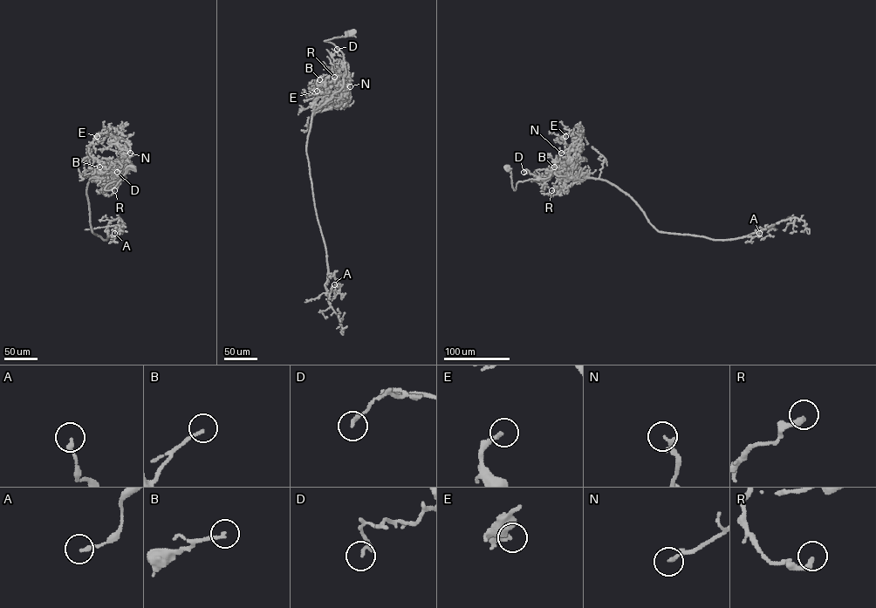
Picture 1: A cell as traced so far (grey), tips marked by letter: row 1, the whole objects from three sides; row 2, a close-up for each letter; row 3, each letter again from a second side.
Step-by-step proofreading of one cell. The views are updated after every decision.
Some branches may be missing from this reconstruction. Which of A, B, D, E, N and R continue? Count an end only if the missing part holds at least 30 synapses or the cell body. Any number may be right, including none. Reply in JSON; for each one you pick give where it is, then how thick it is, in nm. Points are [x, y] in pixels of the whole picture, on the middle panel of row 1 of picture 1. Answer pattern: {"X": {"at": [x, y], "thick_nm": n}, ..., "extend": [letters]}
{"extend": []}

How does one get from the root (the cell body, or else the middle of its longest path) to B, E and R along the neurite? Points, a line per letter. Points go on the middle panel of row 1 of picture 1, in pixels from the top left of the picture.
B: (352, 32), (325, 41), (332, 44), (343, 55), (345, 74), (342, 80), (323, 87), (317, 83), (319, 79)
E: (352, 32), (325, 41), (342, 53), (345, 74), (339, 82), (316, 86), (310, 93), (317, 91)
R: (352, 32), (325, 41), (341, 51), (345, 71), (343, 86), (336, 92), (328, 91), (326, 85), (334, 77)

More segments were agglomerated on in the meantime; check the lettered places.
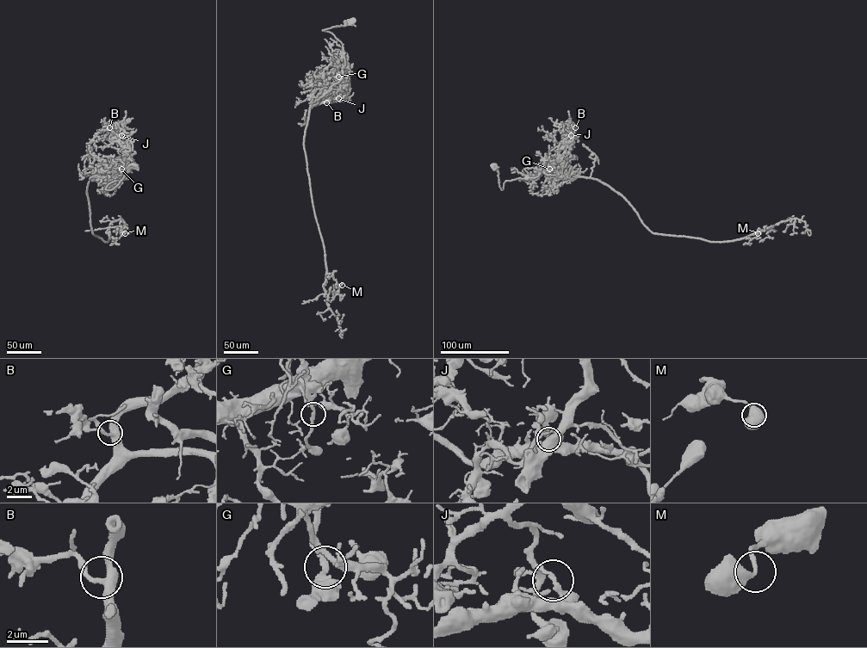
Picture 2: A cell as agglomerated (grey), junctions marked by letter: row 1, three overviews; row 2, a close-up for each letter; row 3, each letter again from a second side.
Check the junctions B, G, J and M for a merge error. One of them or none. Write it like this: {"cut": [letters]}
{"cut": ["J"]}

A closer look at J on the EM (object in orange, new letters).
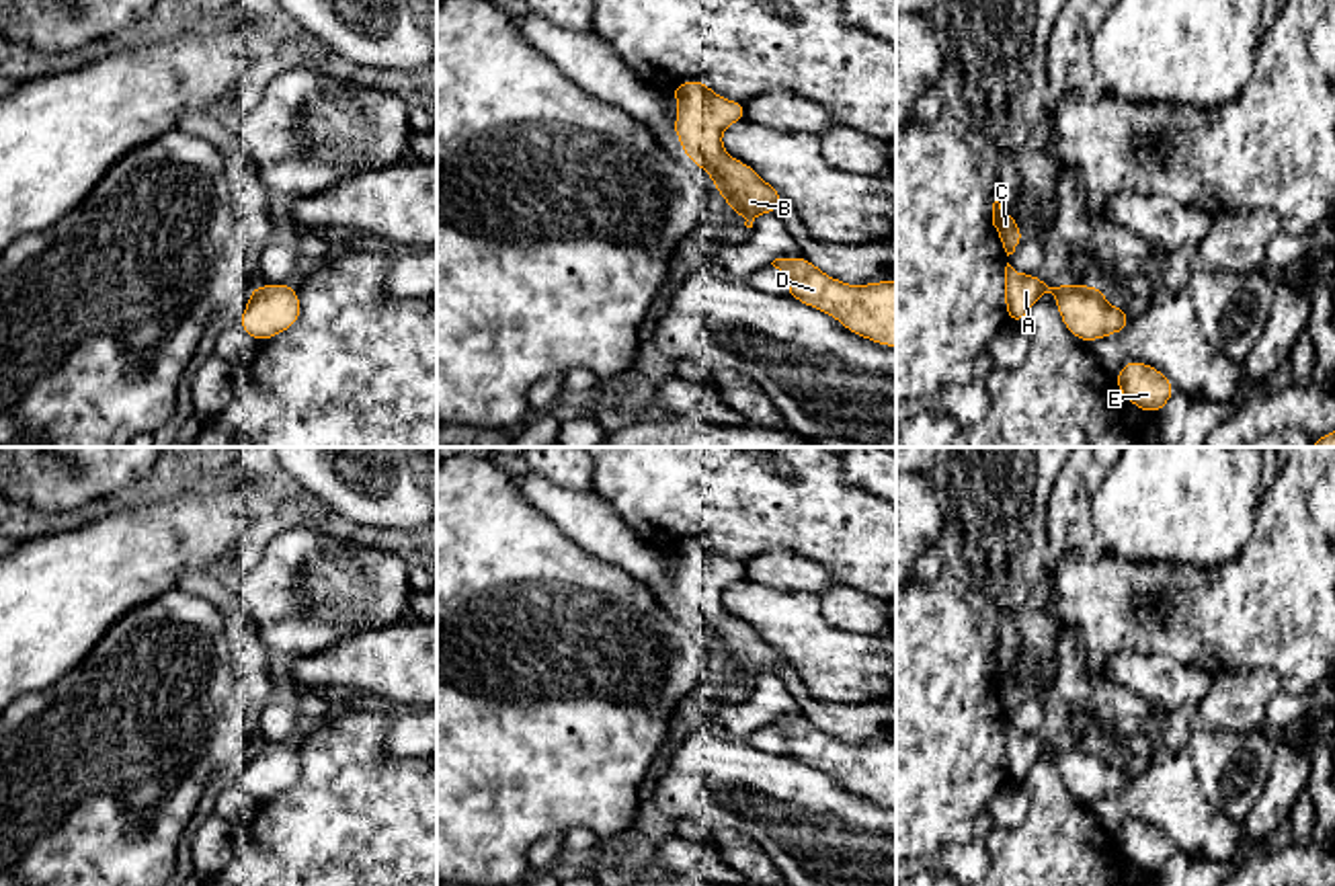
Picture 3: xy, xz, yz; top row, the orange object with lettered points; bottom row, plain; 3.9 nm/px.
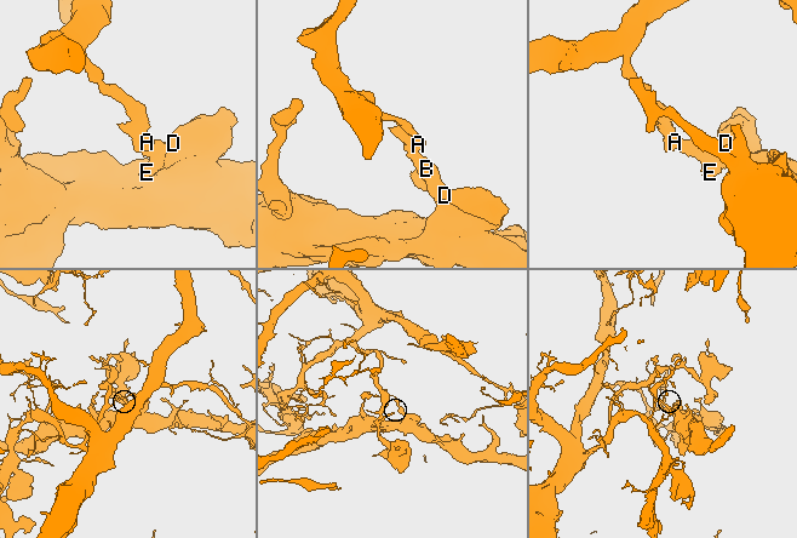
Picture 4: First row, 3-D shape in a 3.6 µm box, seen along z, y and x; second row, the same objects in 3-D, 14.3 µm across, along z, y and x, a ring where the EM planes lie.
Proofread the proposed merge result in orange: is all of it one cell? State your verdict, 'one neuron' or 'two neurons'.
two neurons

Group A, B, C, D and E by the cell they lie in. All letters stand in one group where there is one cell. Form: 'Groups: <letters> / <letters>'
Groups: A B D E / C

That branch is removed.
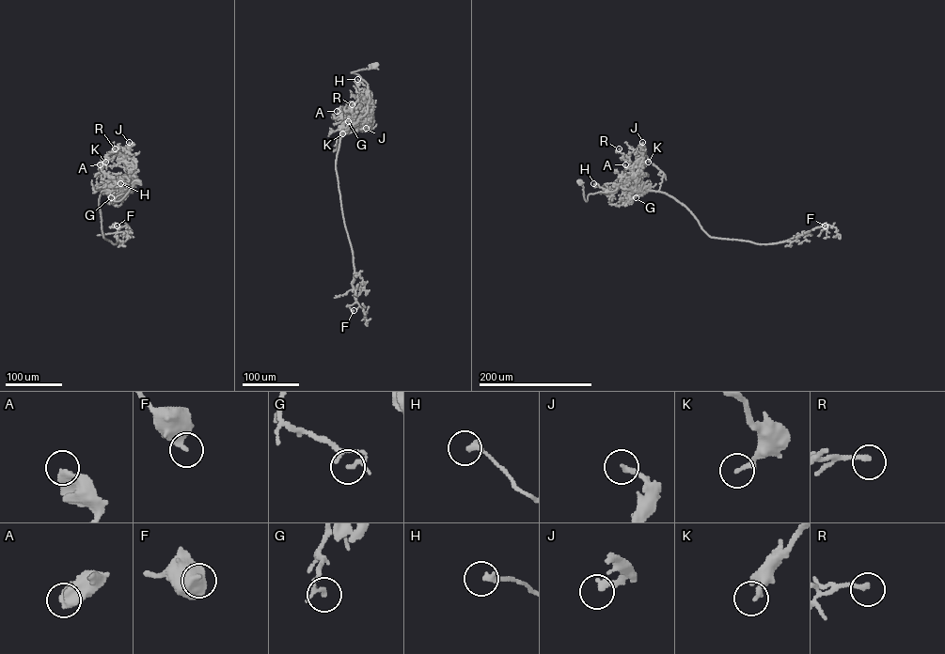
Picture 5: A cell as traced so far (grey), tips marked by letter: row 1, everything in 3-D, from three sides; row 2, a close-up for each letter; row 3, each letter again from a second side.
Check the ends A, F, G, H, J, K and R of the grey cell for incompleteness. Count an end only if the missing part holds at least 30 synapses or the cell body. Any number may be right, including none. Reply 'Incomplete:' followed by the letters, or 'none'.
Incomplete: none

